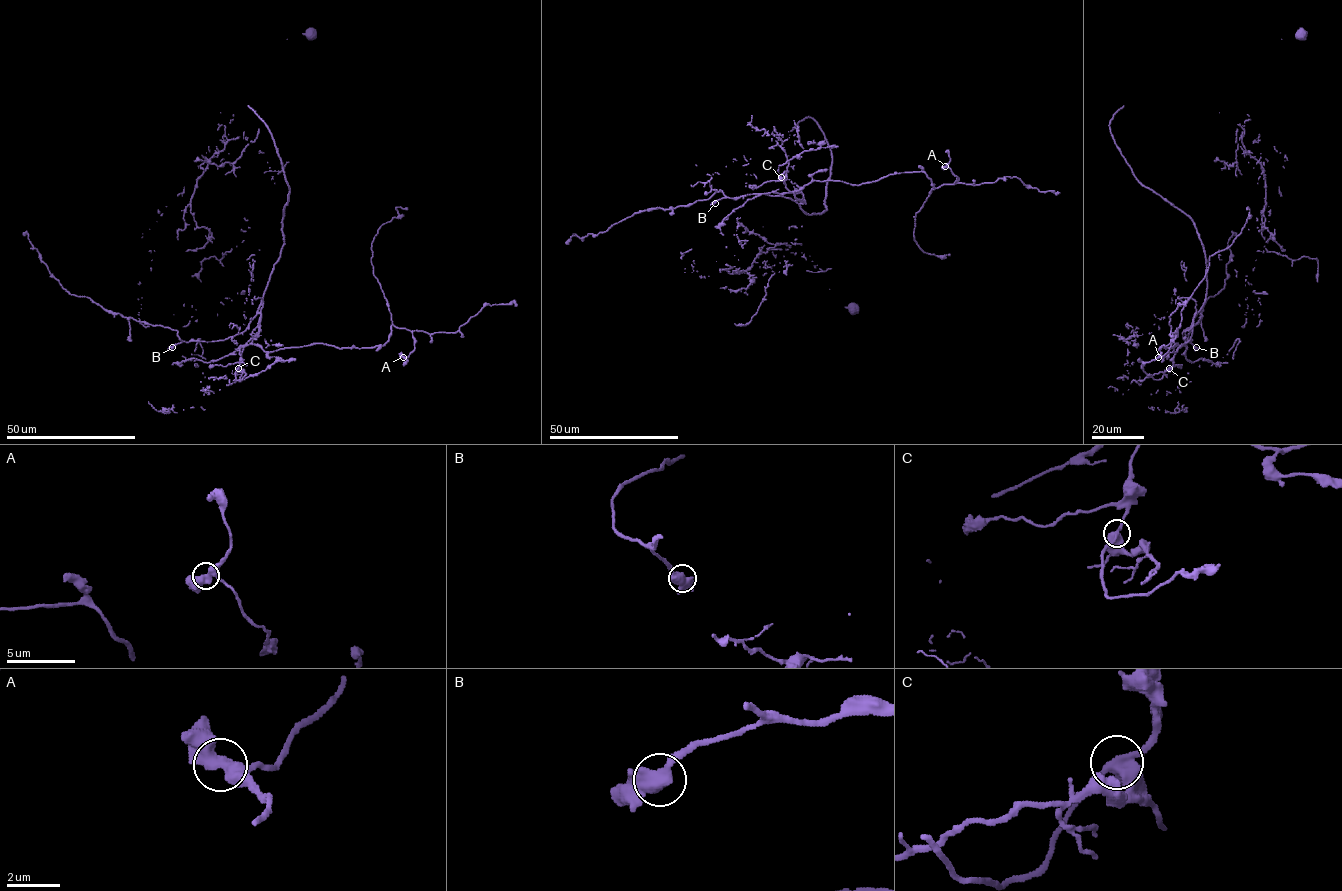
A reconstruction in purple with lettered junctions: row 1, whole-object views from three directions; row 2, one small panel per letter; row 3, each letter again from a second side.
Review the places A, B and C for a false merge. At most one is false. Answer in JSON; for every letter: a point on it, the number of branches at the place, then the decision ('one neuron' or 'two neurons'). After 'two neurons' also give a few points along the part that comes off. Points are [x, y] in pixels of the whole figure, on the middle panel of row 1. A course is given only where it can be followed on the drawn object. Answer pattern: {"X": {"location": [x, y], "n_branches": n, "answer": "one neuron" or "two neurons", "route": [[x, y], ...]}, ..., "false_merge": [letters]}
{"A": {"location": [945, 166], "n_branches": 3, "answer": "one neuron"}, "B": {"location": [715, 203], "n_branches": 3, "answer": "one neuron"}, "C": {"location": [781, 177], "n_branches": 3, "answer": "one neuron"}, "false_merge": []}

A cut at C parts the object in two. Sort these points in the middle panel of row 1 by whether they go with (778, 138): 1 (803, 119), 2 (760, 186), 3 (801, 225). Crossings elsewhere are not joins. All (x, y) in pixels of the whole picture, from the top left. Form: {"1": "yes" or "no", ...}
{"1": "no", "2": "no", "3": "yes"}

